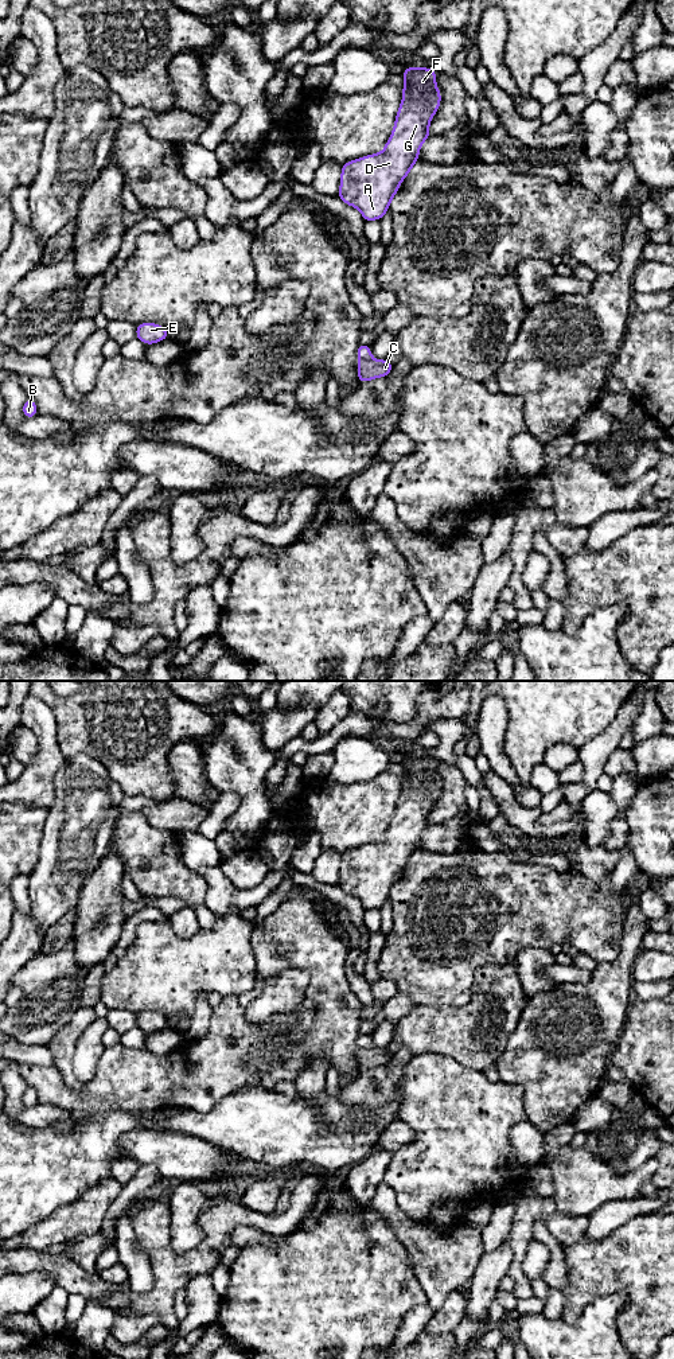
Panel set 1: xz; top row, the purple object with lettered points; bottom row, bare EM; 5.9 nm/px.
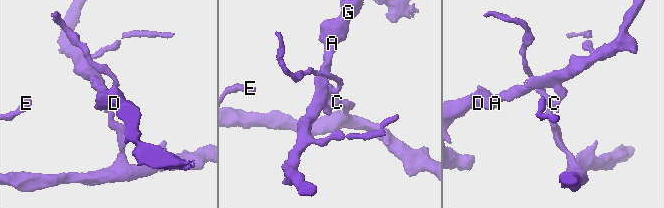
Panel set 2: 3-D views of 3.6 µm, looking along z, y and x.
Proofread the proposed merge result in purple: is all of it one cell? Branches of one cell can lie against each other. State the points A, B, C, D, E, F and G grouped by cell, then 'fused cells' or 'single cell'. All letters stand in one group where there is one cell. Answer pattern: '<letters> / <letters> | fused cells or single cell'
A C D F G / B E | fused cells

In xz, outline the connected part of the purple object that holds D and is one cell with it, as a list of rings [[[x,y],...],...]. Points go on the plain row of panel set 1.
[[[408,755],[402,762],[402,790],[383,840],[342,853],[338,887],[358,897],[365,911],[379,910],[389,900],[398,876],[418,850],[421,834],[430,826],[429,813],[441,793],[437,762]]]

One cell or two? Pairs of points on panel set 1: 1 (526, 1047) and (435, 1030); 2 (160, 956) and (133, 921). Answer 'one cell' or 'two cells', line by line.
1: two cells
2: two cells

